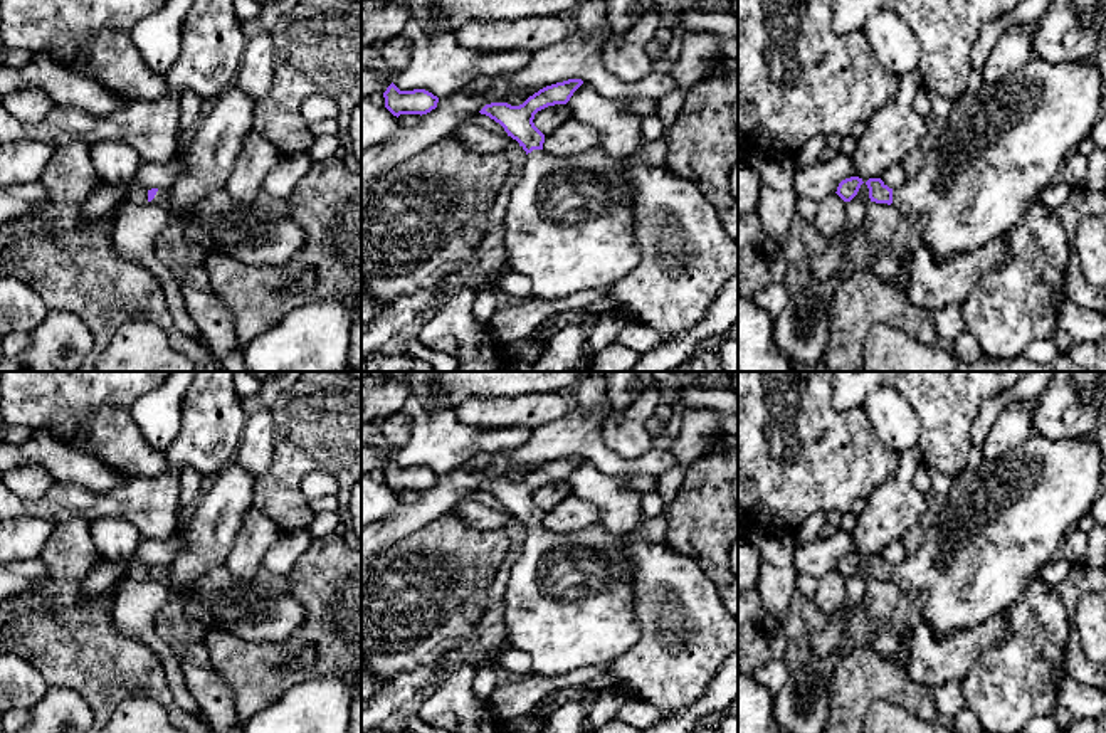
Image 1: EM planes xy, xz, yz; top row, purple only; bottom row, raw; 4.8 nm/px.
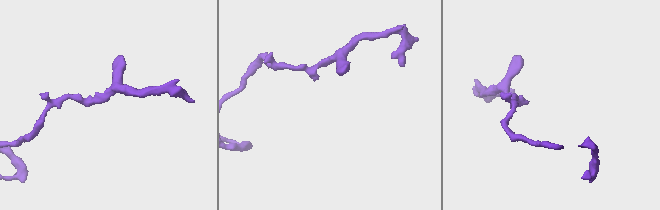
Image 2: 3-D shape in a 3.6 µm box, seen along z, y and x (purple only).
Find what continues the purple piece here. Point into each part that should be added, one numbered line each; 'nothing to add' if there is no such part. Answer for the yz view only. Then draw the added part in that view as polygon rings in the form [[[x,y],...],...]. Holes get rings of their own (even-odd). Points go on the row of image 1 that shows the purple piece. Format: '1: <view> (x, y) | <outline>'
1: yz (1004, 145) | [[[1032,57],[1005,81],[983,84],[977,94],[965,92],[953,101],[951,116],[935,146],[926,153],[919,173],[903,187],[893,188],[893,207],[930,247],[935,262],[987,245],[995,239],[1009,239],[1027,210],[1039,202],[1040,192],[1054,183],[1067,156],[1089,136],[1103,114],[1101,76],[1081,61],[1051,64]]]

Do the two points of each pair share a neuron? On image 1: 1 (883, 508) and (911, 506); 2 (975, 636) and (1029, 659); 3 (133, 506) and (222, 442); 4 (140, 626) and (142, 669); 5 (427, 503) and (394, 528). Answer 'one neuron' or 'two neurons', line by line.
1: one neuron
2: two neurons
3: one neuron
4: two neurons
5: one neuron

